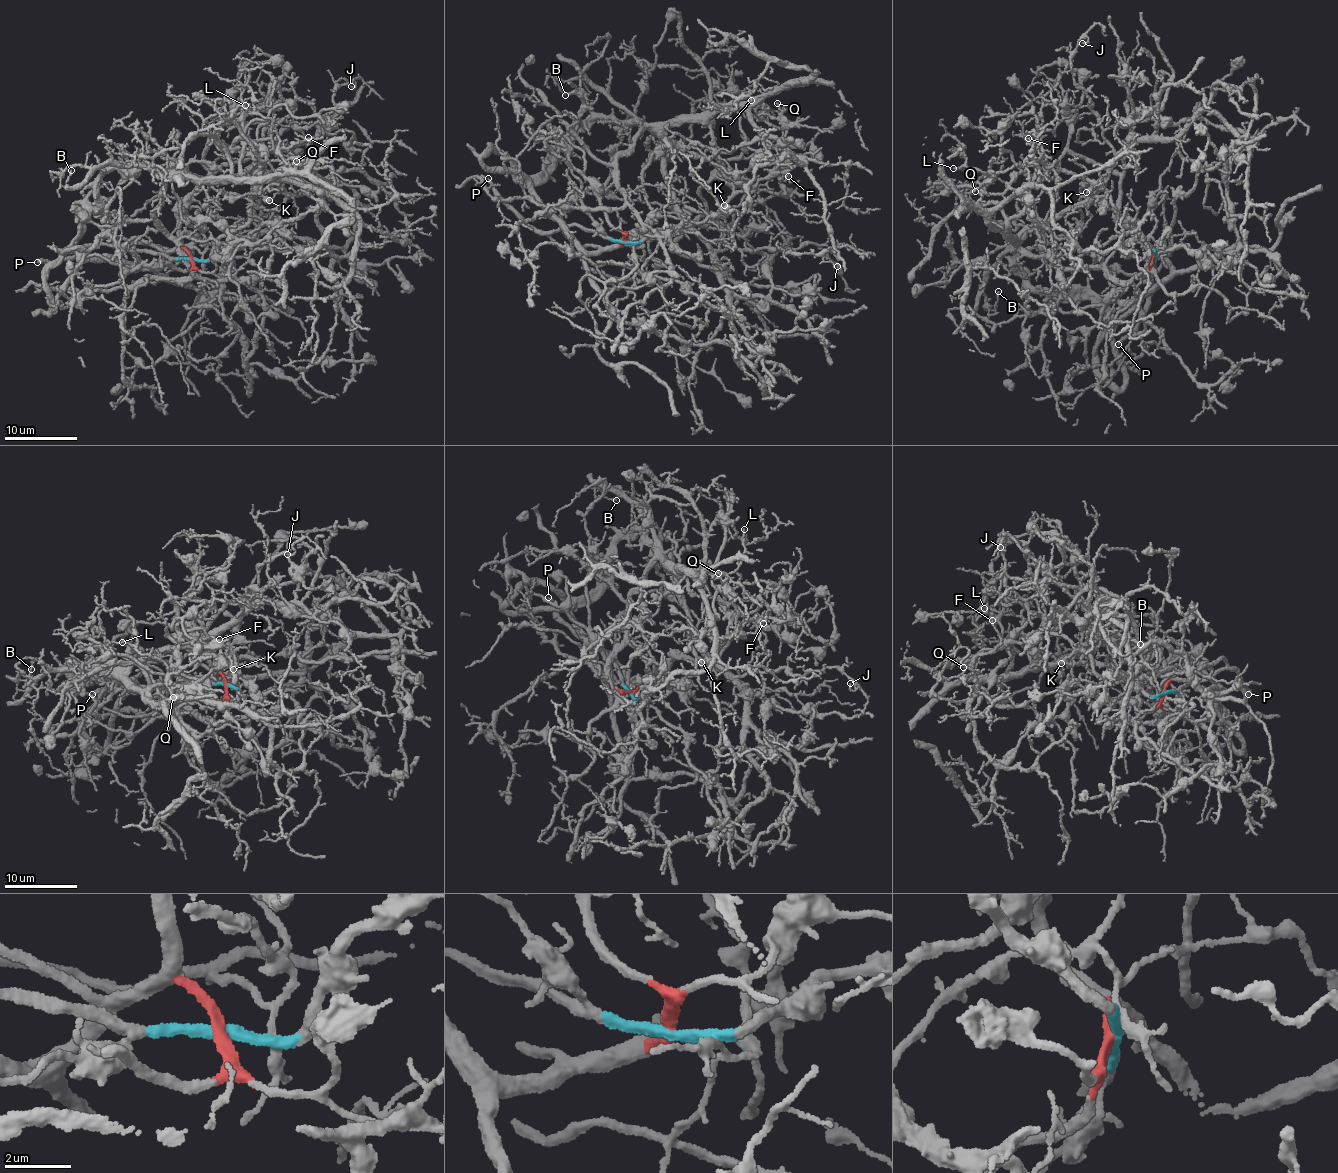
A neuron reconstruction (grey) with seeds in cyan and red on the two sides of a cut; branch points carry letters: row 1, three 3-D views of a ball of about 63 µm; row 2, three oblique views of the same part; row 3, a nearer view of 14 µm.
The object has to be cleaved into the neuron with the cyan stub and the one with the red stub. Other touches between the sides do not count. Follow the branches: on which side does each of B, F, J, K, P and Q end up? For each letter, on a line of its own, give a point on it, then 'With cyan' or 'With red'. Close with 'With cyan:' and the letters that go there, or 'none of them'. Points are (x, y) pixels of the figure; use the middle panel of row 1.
B: Place: (565, 95). With red
F: Place: (788, 176). With red
J: Place: (837, 266). With red
K: Place: (724, 205). With cyan
P: Place: (488, 178). With cyan
Q: Place: (777, 103). With cyan
With cyan: K, P, Q

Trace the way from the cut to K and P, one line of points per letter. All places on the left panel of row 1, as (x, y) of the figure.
K: (191, 260), (209, 260), (220, 237), (232, 236), (244, 227), (252, 199), (261, 195), (269, 200)
P: (191, 260), (170, 259), (132, 249), (120, 251), (105, 243), (91, 245), (57, 261), (37, 262)

